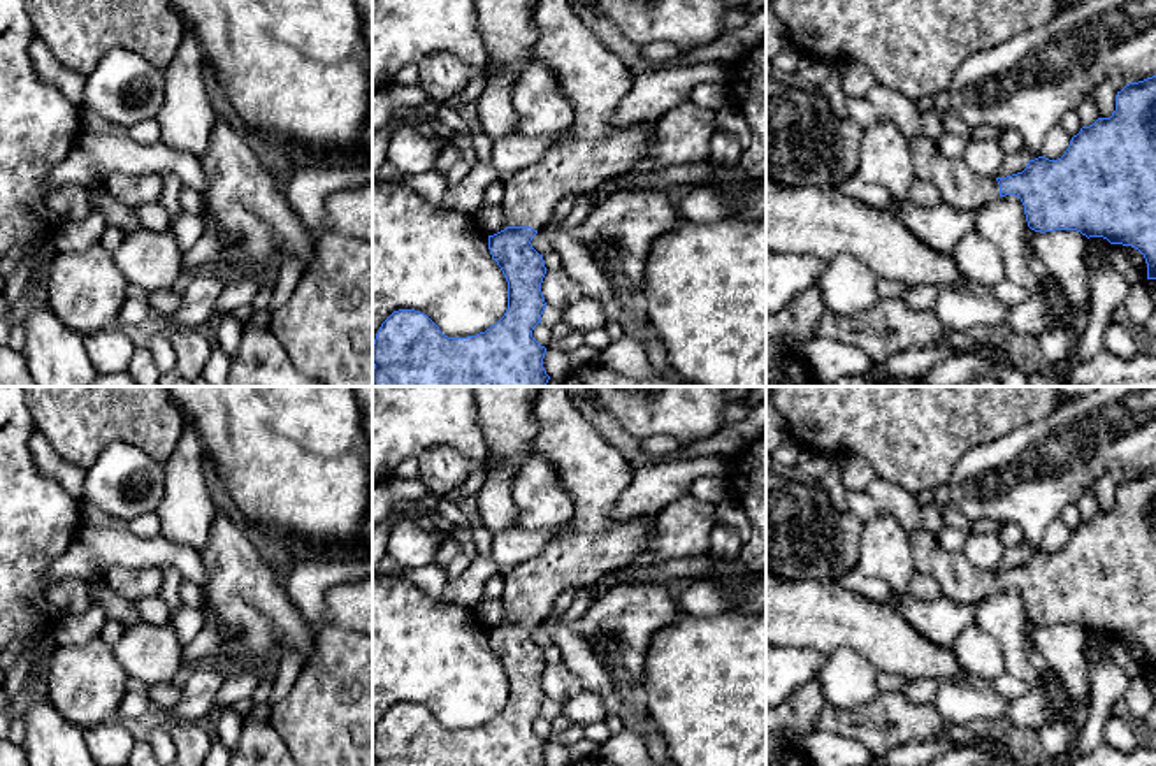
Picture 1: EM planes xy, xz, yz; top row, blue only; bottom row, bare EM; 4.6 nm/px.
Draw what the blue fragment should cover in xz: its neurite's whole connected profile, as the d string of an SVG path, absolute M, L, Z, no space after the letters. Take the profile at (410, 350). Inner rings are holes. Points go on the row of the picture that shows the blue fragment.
M538 0L532 23L536 44L531 47L531 58L552 69L574 121L569 134L548 146L538 162L502 181L501 207L508 227L488 235L488 249L508 281L508 309L495 325L467 337L444 336L420 311L394 311L381 323L372 343L372 387L546 387L550 379L543 367L546 348L532 337L546 307L541 292L546 267L531 241L545 223L553 220L562 197L592 192L604 181L629 172L655 148L655 132L650 132L645 123L613 125L617 107L631 90L632 77L620 58L580 19L573 4Z

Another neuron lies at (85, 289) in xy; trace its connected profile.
M102 244L53 253L46 302L77 334L88 337L116 327L128 292L126 278Z

